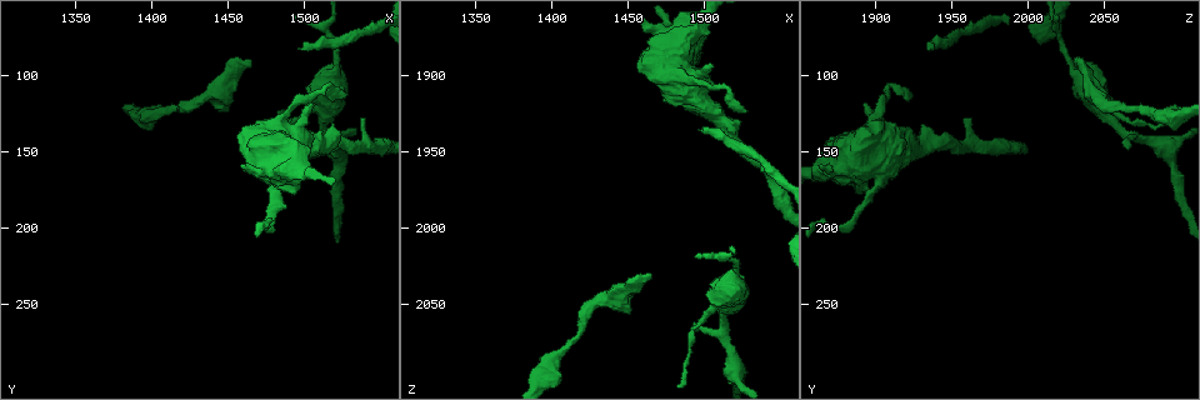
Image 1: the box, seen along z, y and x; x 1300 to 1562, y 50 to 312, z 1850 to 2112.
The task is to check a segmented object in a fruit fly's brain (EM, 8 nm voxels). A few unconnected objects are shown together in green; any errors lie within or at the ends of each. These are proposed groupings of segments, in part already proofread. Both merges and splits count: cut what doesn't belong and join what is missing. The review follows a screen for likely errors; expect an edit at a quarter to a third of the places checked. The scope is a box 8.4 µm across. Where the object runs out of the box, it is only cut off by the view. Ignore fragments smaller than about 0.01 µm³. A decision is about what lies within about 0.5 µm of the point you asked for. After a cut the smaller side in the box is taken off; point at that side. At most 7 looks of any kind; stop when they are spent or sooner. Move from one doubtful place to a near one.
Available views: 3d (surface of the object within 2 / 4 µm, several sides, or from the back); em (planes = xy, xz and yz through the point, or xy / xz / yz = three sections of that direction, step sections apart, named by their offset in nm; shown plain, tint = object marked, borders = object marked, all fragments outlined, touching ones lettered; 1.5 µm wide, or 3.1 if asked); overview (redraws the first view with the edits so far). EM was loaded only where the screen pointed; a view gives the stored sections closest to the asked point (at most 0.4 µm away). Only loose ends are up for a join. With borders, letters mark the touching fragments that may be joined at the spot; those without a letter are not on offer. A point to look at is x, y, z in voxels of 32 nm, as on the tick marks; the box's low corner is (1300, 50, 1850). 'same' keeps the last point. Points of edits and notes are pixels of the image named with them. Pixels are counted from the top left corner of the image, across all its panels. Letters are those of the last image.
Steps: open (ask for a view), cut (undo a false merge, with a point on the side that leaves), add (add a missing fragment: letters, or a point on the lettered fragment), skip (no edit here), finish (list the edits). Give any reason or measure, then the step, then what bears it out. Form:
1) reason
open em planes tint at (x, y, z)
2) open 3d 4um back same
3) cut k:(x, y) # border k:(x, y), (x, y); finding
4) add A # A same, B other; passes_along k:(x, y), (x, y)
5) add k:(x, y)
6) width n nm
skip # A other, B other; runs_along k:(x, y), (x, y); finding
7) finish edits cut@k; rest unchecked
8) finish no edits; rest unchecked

open 3d 2um at (1498, 80, 1934)

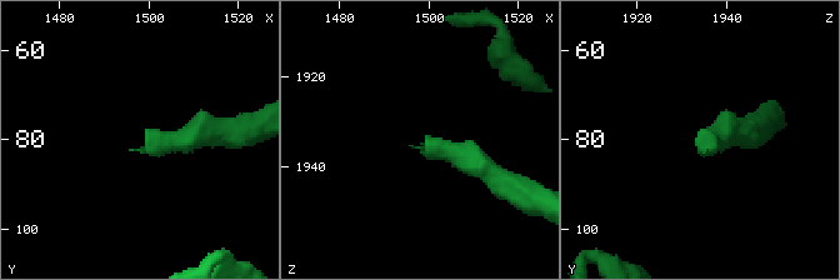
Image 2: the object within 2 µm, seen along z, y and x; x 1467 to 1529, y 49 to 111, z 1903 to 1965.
open em xz step 4 borders at (1498, 81, 1934)

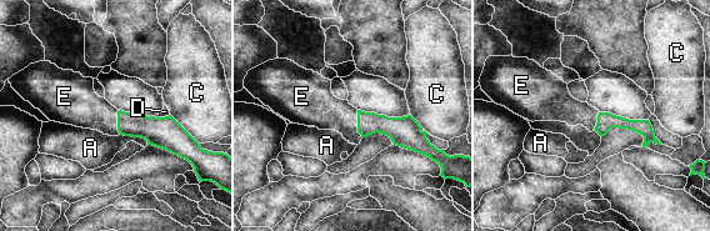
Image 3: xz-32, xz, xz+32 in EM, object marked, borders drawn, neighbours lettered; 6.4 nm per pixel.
another direction
open em planes borders same

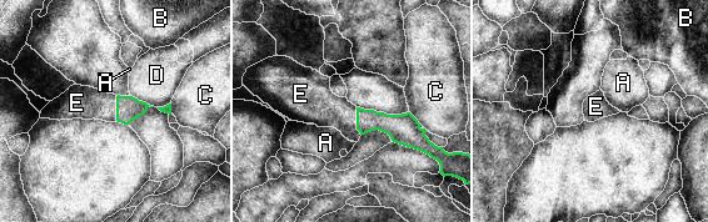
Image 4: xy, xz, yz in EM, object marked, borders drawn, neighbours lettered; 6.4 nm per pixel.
longest_contact E 190 nm
add E # A other, B other, C other, D other, E same; it goes on there

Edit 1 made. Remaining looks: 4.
an open end
open em planes borders at (1462, 92, 2030)

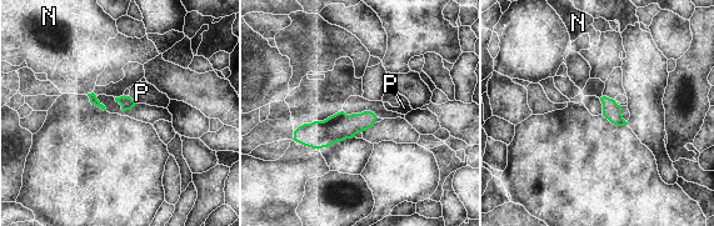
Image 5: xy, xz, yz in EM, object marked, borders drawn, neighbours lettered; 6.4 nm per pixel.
add P # N other, P same; passes_along 5:(126, 103), (131, 99), (141, 93); it goes on there

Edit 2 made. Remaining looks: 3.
open overview

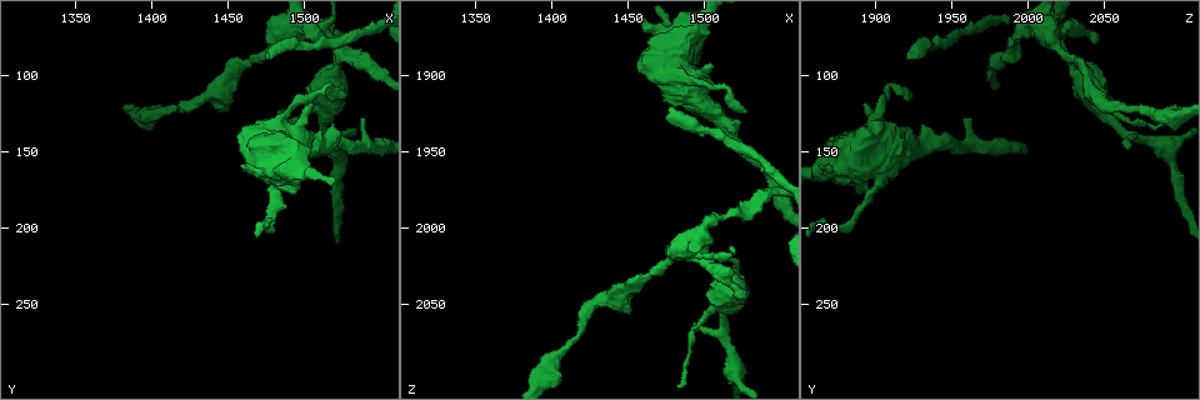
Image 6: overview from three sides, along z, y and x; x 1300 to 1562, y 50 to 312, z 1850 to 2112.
branch stops here
open 3d 2um at (1492, 148, 2066)

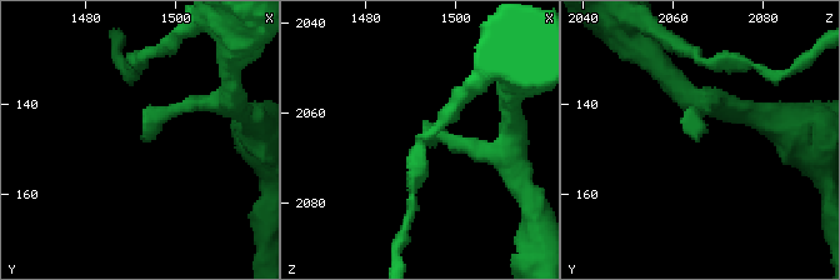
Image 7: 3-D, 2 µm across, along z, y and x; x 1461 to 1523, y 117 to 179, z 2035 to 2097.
open em xz step 8 borders at (1492, 148, 2065)

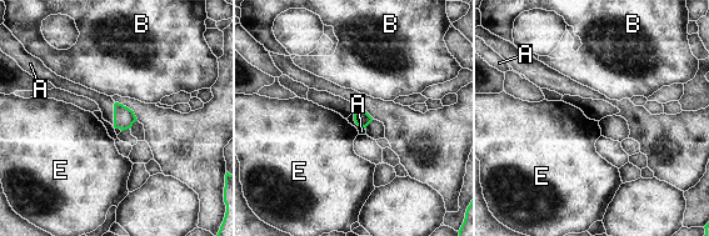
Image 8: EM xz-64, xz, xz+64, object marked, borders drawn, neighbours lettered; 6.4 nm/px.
longest_contact A 190 nm
add A # A same, B other, E other; passes_along 8:(124, 118), (114, 119), (105, 103); the cell continues

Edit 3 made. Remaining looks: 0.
finish edits add@4, add@5, add@8; rest unchecked

